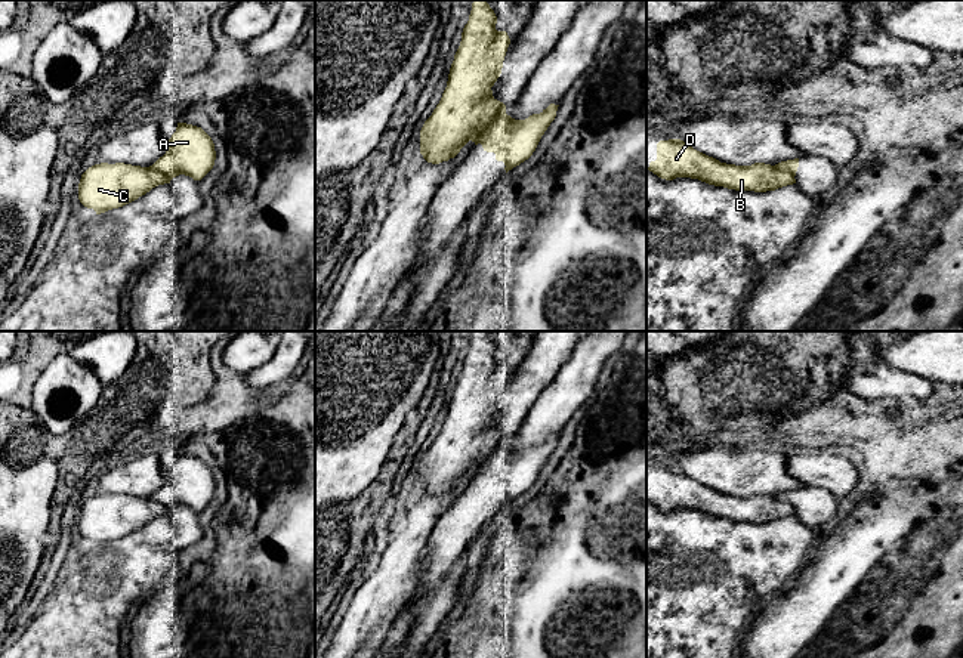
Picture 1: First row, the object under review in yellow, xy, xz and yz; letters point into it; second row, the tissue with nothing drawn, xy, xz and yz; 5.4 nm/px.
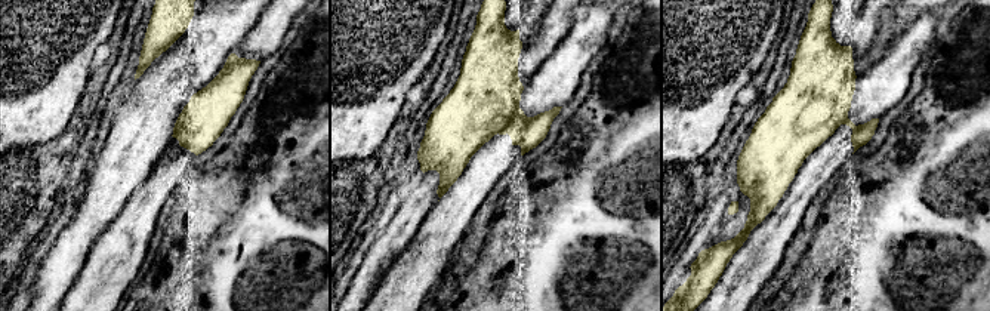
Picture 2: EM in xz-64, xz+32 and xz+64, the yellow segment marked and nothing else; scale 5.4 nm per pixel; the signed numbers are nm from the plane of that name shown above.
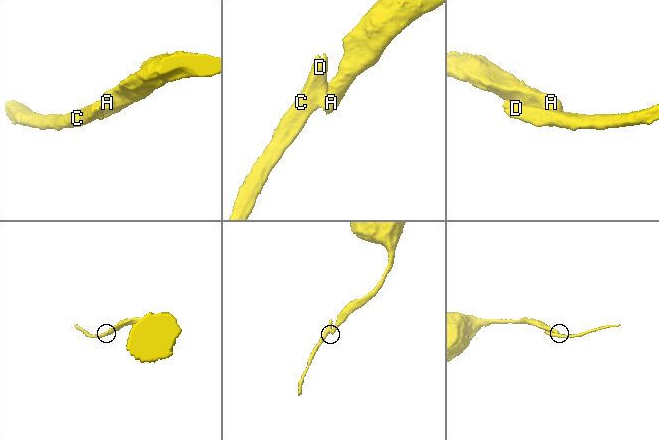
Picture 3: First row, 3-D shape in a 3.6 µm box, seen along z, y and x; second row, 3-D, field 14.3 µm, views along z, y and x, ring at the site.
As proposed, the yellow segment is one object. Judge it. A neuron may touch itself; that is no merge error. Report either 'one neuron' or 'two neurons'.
two neurons

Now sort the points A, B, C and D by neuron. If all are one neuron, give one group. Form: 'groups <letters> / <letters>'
groups A / B C D

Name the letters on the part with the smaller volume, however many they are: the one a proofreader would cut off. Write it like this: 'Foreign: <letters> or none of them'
Foreign: B, C, D

